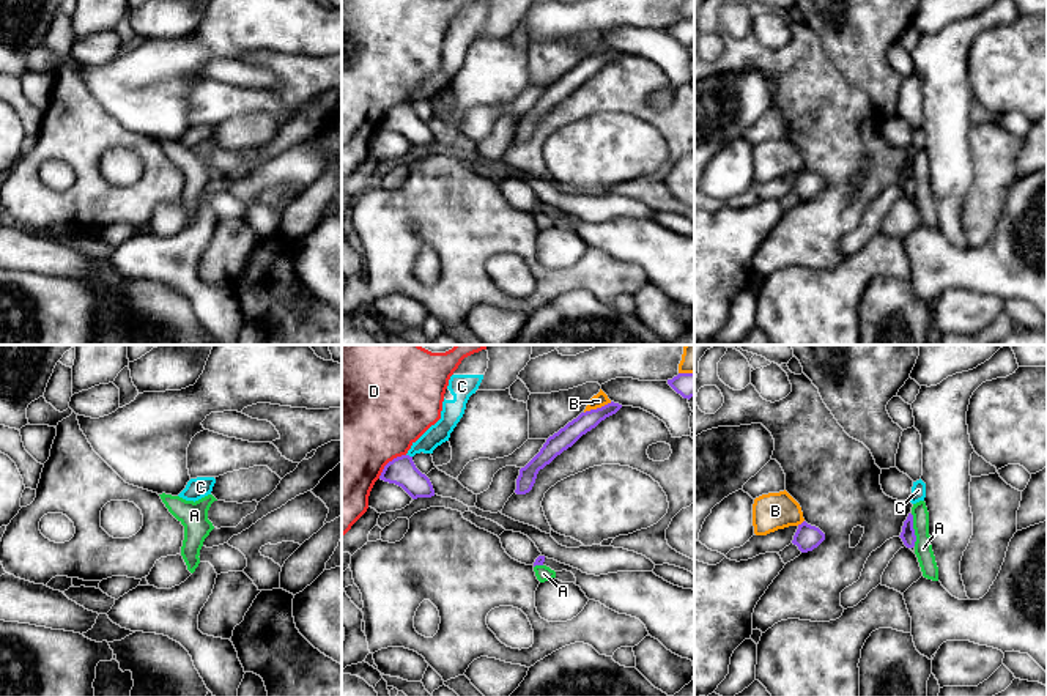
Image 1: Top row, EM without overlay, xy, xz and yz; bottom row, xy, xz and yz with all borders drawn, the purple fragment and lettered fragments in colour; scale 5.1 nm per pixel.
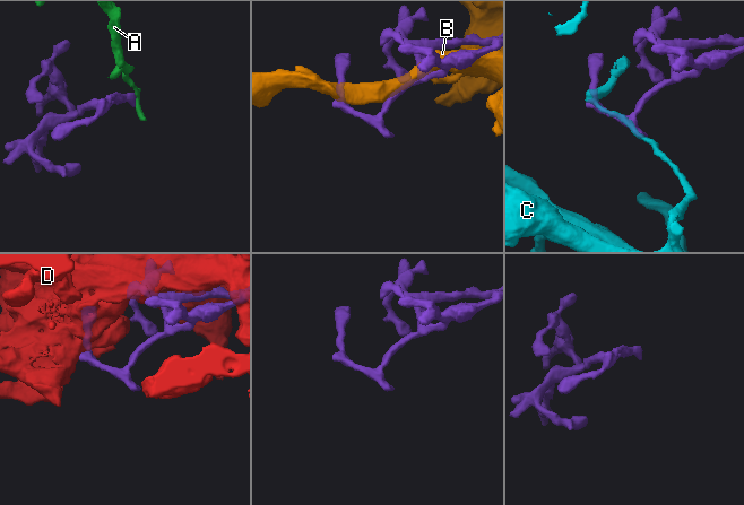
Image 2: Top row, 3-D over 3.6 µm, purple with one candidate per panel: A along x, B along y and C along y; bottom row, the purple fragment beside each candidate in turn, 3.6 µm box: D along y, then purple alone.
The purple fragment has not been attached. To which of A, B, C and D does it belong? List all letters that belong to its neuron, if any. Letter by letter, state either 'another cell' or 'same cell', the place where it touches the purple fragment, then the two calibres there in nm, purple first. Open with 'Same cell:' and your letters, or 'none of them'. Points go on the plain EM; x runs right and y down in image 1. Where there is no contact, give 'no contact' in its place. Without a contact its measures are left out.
Same cell: none of them
A: another cell; contact yz (913, 177); calibres 70 and 90 nm
B: another cell; contact xz (597, 55); calibres 100 and 70 nm
C: another cell; contact xz (408, 103); calibres 150 and 110 nm
D: another cell; contact xz (389, 109); calibres 150 and 500 nm

